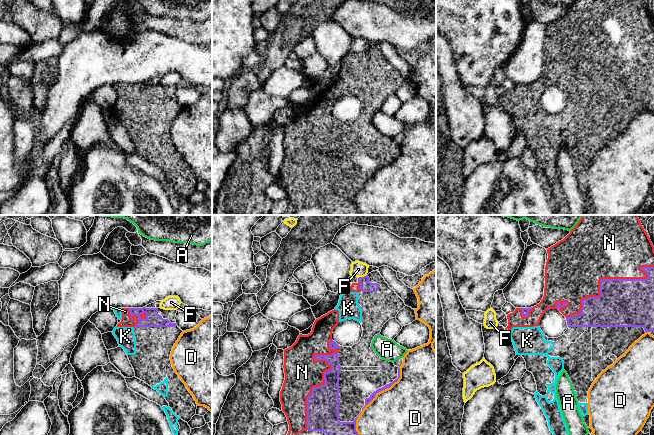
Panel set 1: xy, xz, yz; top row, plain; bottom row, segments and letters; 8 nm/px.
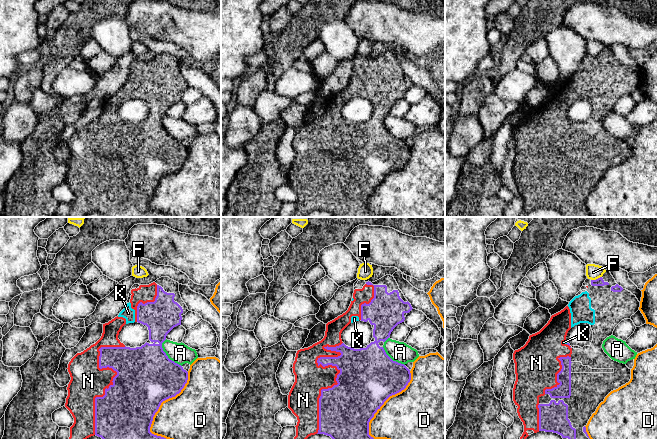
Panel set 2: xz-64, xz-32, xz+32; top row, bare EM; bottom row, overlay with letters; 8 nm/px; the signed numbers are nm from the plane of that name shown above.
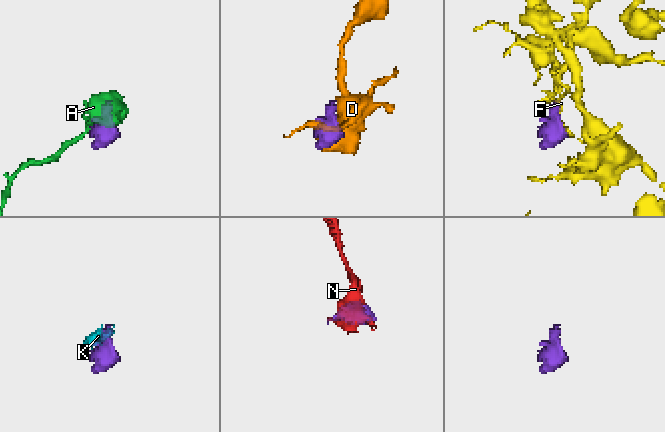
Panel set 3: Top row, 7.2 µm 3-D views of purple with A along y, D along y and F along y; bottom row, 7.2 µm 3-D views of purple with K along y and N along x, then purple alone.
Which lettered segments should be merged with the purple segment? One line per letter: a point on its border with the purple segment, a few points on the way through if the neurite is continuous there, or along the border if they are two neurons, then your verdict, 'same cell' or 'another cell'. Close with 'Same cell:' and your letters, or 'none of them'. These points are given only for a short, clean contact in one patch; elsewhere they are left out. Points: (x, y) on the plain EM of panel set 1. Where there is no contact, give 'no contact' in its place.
A: meets purple in xz at (375, 111); another cell
D: meets purple in xz at (371, 176); another cell
F: meets purple in xz at (362, 53); another cell
K: meets purple in xz at (360, 82); same cell
N: meets purple in xz at (324, 150); same cell
Same cell: K, N

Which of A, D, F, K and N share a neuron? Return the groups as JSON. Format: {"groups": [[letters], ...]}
{"groups": [["A"], ["D"], ["F"], ["K", "N"]]}

